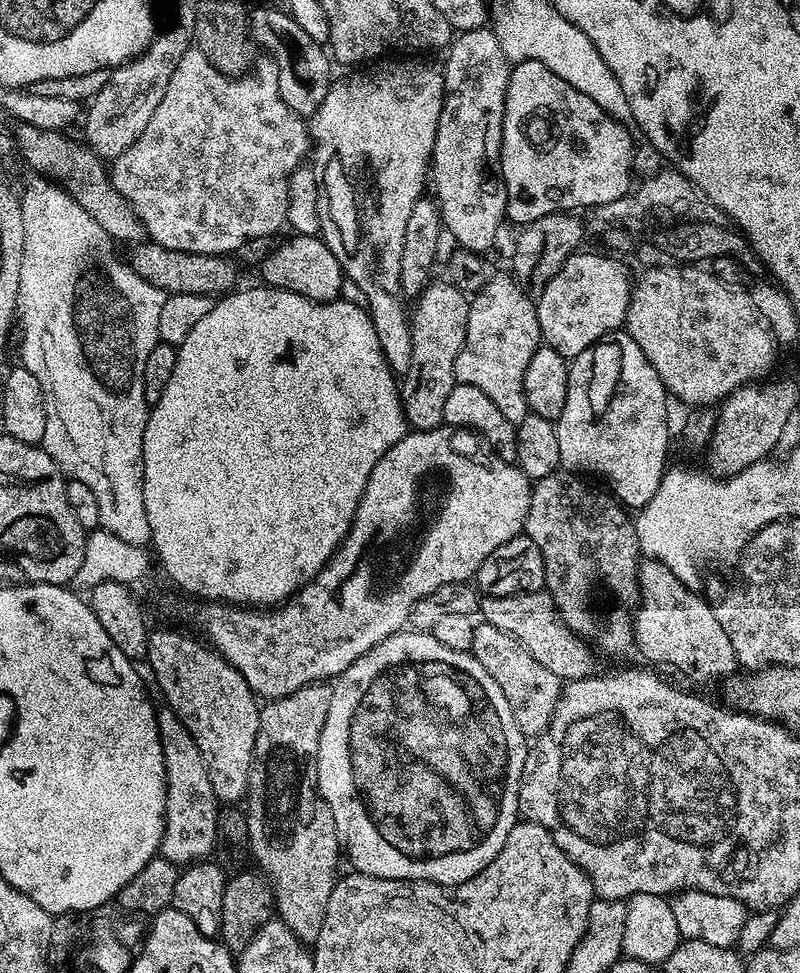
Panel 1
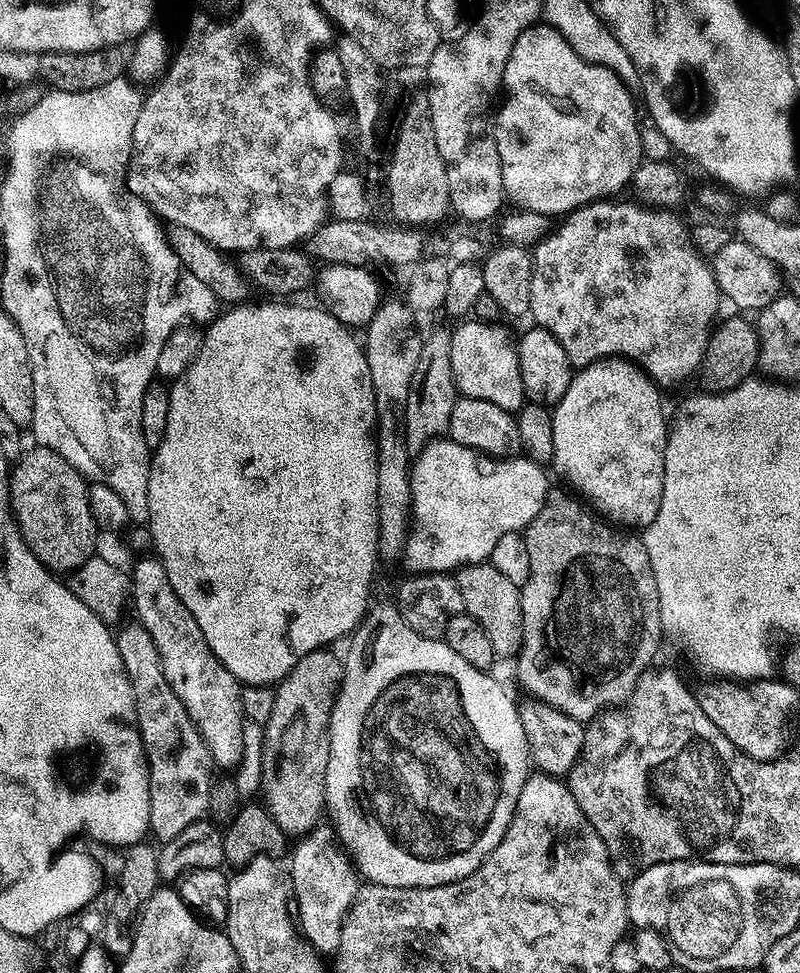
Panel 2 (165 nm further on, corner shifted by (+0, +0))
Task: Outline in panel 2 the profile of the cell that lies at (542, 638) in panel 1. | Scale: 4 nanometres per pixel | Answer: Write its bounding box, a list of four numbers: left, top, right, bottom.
[454,563,522,657]

